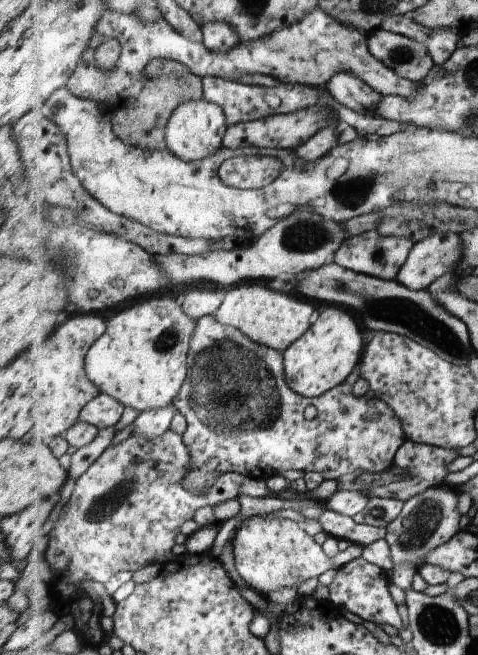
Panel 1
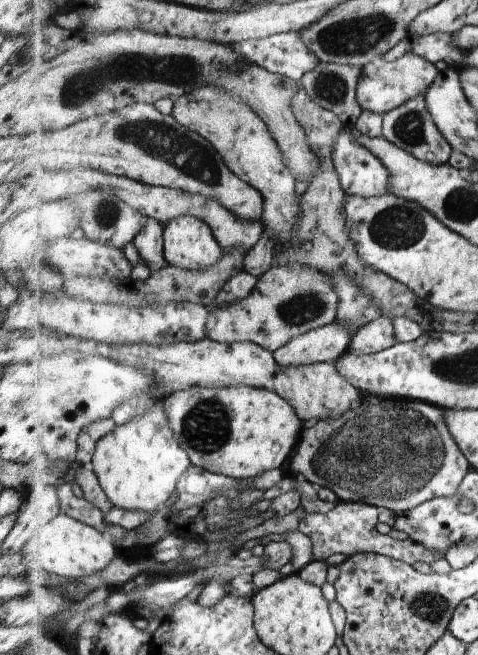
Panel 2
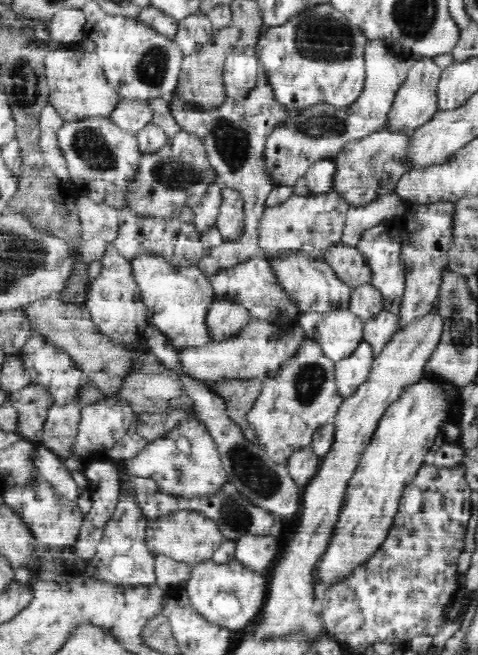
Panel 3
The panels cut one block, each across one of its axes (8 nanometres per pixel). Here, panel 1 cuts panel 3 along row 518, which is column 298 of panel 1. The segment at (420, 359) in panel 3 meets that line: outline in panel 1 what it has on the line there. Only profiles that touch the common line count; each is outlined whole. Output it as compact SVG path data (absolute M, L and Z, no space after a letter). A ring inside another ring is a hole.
M253 282L228 290L215 317L221 324L241 328L251 340L283 352L312 327L313 310L309 302L293 298L293 294L283 294L279 286L273 288L267 282Z

